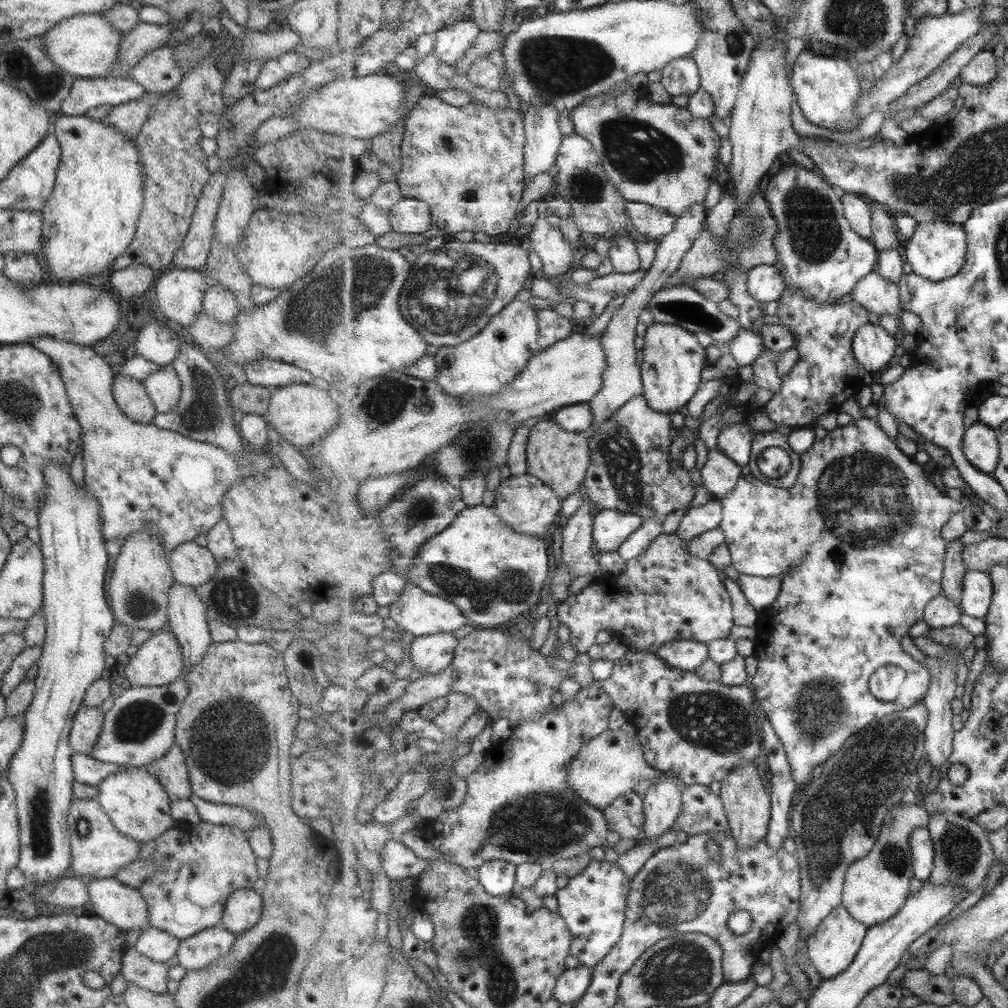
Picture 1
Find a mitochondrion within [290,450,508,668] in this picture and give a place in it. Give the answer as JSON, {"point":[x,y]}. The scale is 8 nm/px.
{"point":[420,510]}

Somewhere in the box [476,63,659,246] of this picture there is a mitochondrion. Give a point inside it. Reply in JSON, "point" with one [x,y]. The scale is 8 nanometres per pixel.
{"point":[585,186]}

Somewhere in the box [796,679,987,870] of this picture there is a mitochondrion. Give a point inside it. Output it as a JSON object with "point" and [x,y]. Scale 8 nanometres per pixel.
{"point":[807,717]}

